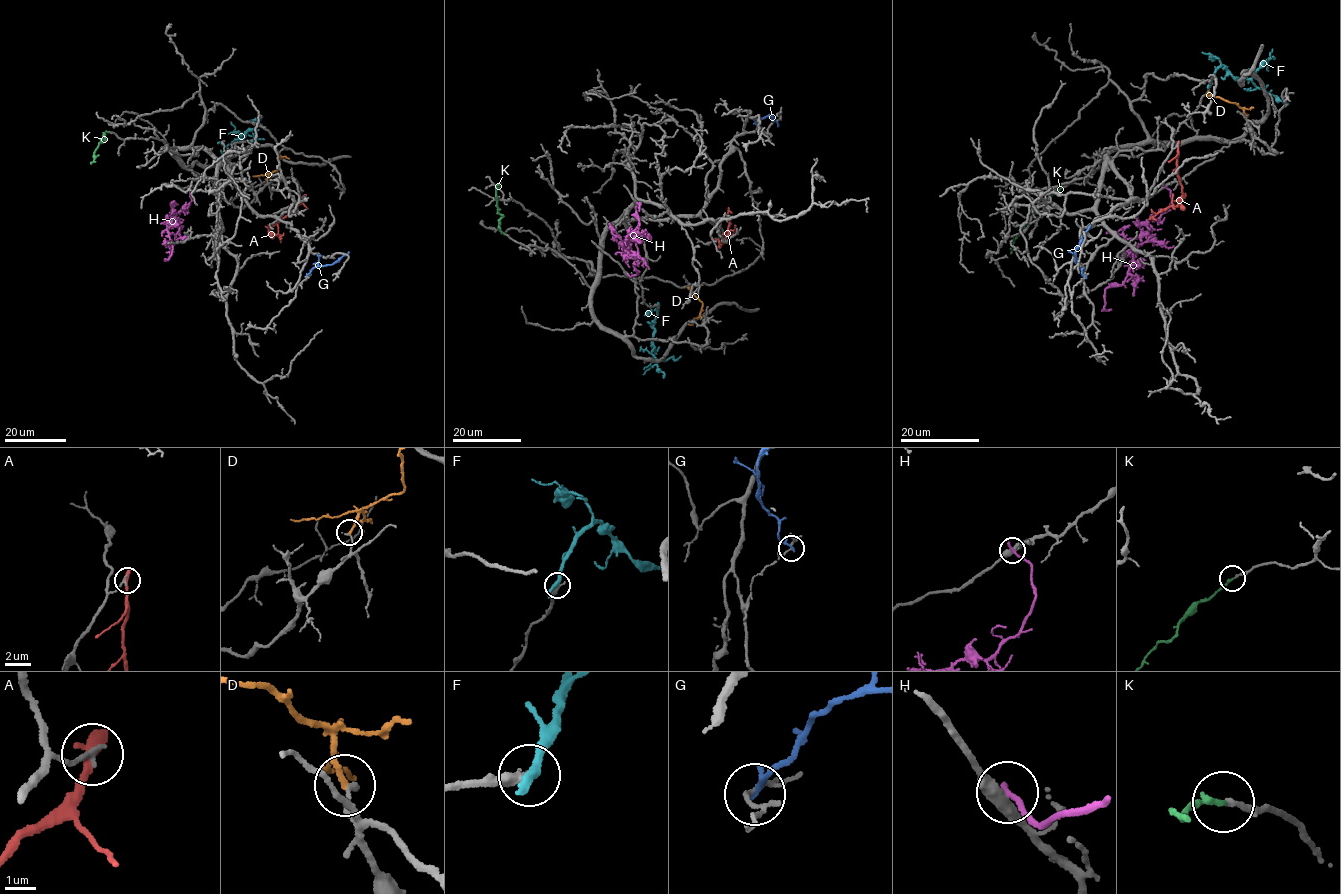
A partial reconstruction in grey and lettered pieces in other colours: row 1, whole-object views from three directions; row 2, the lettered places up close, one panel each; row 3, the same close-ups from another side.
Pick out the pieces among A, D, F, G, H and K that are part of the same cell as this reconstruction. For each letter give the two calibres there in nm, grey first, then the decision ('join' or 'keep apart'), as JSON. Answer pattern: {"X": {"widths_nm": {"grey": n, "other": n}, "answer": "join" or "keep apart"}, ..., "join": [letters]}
{"A": {"widths_nm": {"grey": 170, "other": 400}, "answer": "keep apart"}, "D": {"widths_nm": {"grey": 160, "other": 190}, "answer": "keep apart"}, "F": {"widths_nm": {"grey": 340, "other": 380}, "answer": "keep apart"}, "G": {"widths_nm": {"grey": 80, "other": 190}, "answer": "keep apart"}, "H": {"widths_nm": {"grey": 420, "other": 200}, "answer": "keep apart"}, "K": {"widths_nm": {"grey": 170, "other": 190}, "answer": "join"}, "join": ["K"]}

